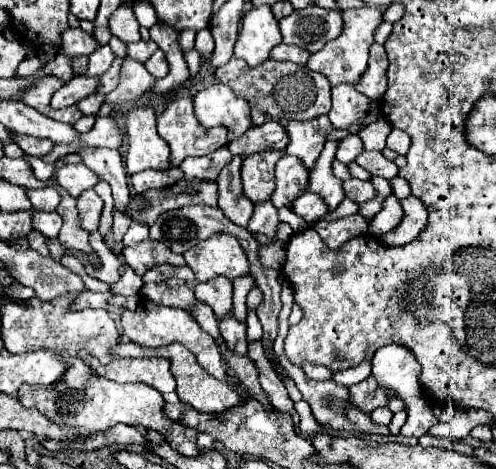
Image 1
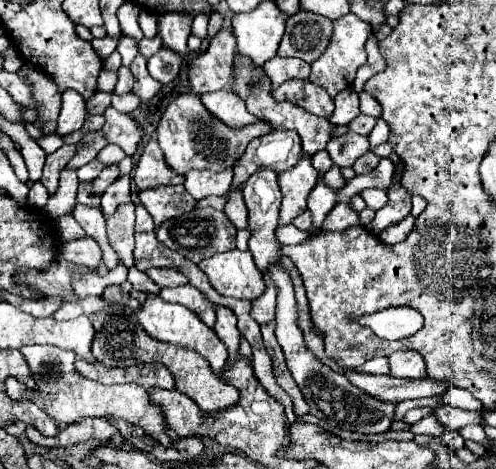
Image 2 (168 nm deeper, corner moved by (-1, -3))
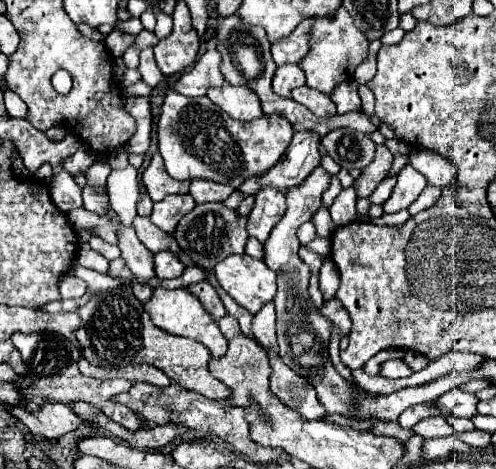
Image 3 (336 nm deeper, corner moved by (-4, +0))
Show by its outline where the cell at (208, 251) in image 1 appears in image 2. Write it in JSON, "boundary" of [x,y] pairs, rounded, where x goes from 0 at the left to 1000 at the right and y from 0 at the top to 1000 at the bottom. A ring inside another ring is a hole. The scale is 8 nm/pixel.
{"boundary":[[[456,533],[440,537],[399,563],[399,571],[419,588],[431,618],[448,631],[516,640],[532,623],[532,593],[516,580],[508,542],[496,533]]]}

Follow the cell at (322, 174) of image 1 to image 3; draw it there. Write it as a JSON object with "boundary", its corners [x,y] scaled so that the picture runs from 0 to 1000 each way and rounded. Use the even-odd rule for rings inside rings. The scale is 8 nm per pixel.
{"boundary":[[[647,441],[647,446],[631,458],[627,471],[631,471],[631,480],[635,480],[643,505],[667,505],[667,497],[671,497],[671,488],[675,488],[675,475],[667,471],[663,450],[659,450],[655,441]]]}

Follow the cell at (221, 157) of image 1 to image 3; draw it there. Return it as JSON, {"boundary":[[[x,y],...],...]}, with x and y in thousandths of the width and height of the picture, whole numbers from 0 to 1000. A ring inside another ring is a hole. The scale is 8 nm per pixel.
{"boundary":[[[409,382],[385,386],[385,403],[381,403],[381,416],[389,420],[389,429],[397,437],[425,433],[425,429],[454,429],[466,412],[470,412],[470,399],[446,394],[446,390],[409,386]]]}

